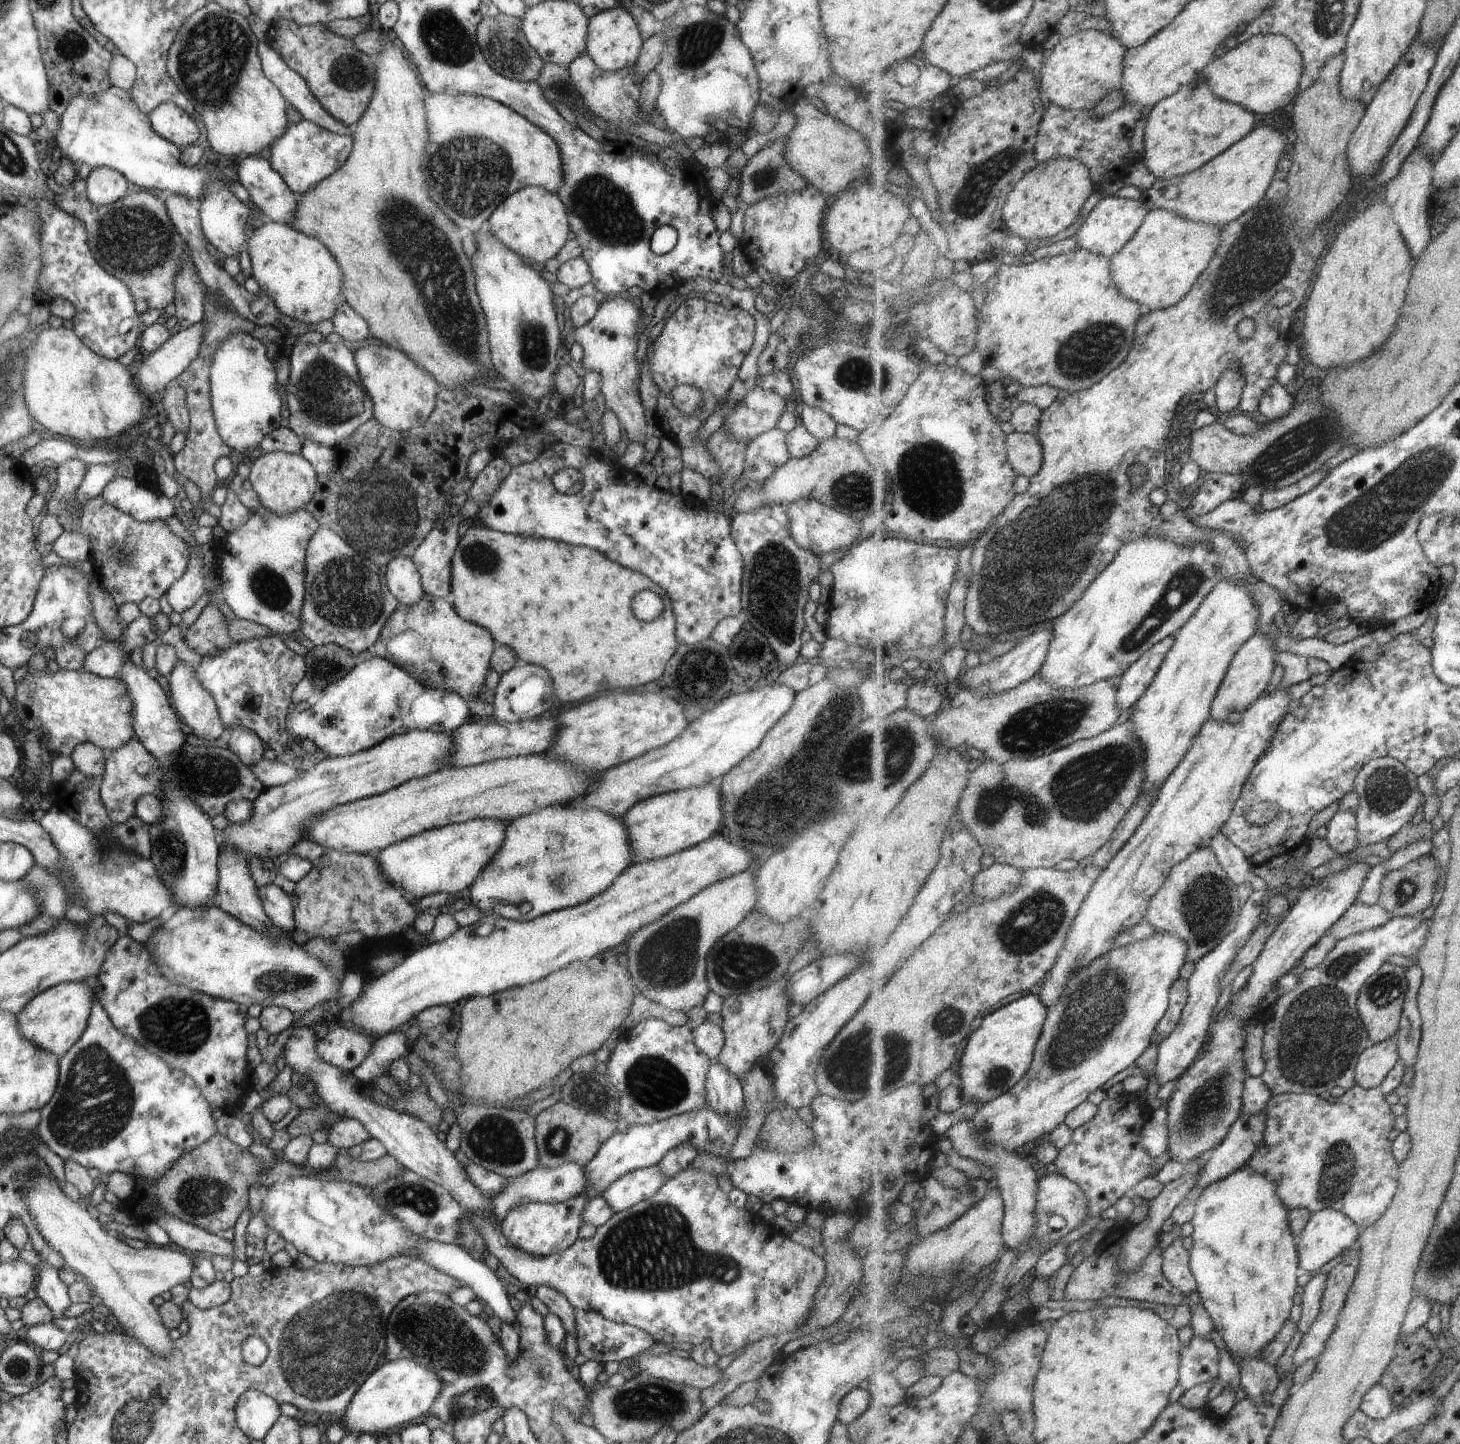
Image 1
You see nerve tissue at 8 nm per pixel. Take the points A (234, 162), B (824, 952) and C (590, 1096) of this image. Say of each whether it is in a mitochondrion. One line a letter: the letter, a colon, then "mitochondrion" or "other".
A: other
B: other
C: mitochondrion

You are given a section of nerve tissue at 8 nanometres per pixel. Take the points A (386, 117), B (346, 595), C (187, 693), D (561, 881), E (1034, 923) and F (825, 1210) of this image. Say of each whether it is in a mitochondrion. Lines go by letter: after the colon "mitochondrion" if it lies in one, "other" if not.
A: other
B: mitochondrion
C: other
D: mitochondrion
E: mitochondrion
F: other

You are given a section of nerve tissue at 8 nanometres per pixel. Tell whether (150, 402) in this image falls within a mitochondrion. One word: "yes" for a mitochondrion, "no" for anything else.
no

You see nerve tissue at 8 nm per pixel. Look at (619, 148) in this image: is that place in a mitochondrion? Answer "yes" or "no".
no

